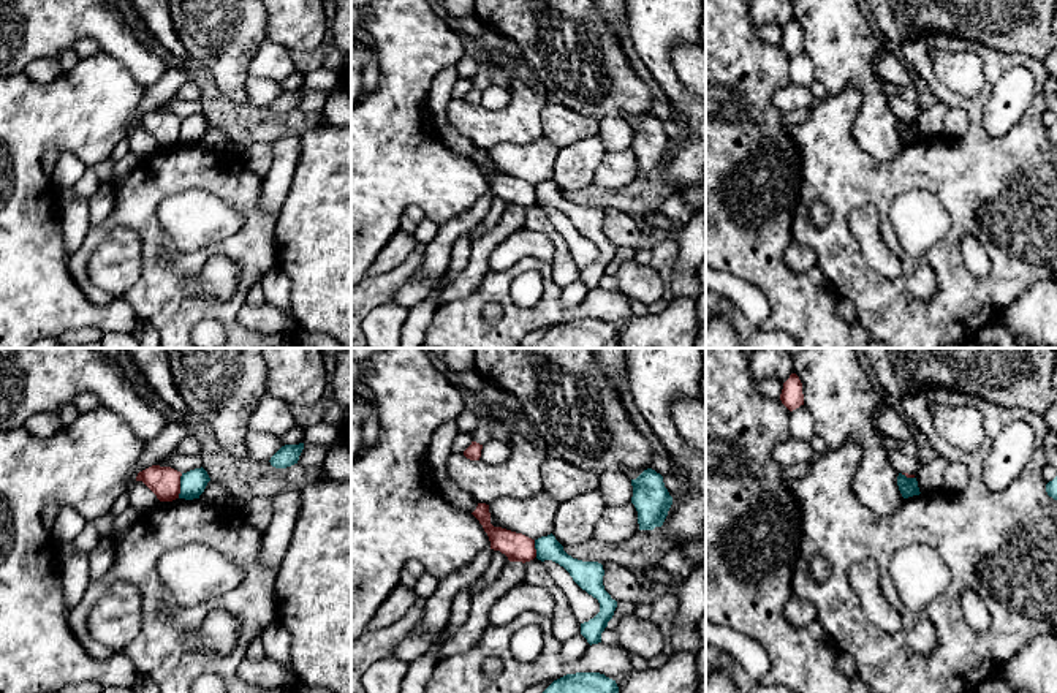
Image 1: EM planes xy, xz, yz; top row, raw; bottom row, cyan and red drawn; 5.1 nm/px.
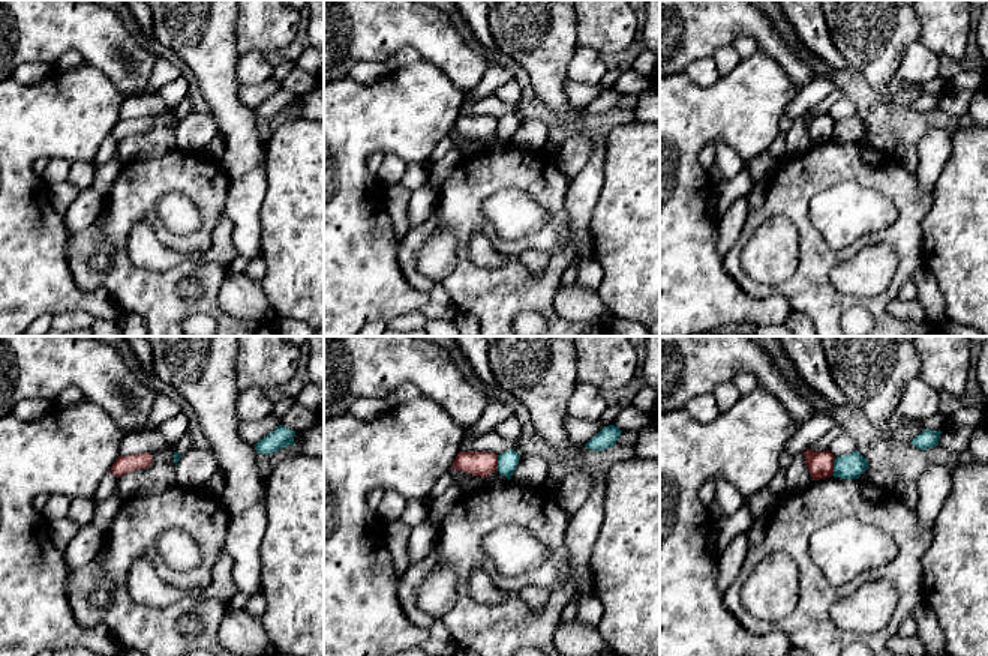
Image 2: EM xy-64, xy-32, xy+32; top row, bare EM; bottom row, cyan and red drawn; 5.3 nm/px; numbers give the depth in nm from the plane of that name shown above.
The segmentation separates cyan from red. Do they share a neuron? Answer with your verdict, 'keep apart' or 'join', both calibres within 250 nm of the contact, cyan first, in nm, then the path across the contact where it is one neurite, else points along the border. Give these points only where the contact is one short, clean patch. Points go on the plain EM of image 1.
keep apart; 130 nm thick on the cyan side, 160 nm on the other; border along xy (182, 119), (178, 143)

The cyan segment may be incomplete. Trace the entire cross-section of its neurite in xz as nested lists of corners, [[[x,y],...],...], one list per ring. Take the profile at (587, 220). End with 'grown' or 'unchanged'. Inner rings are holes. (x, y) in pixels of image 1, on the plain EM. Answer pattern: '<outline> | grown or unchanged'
[[[552,179],[535,185],[535,195],[538,206],[552,206],[559,209],[570,218],[573,226],[582,236],[598,245],[600,258],[589,267],[581,269],[581,280],[590,291],[601,288],[601,278],[608,272],[608,267],[612,264],[617,253],[617,247],[612,245],[611,240],[604,236],[603,210],[598,207],[582,207],[573,204],[563,196],[563,191],[555,185]]] | unchanged

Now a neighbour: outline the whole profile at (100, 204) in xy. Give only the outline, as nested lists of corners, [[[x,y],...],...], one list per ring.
[[[103,185],[95,195],[87,199],[90,226],[101,223],[114,206],[114,185]]]

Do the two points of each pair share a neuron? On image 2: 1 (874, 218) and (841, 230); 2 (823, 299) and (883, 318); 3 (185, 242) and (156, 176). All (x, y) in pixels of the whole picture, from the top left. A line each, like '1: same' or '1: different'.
1: same
2: same
3: same

